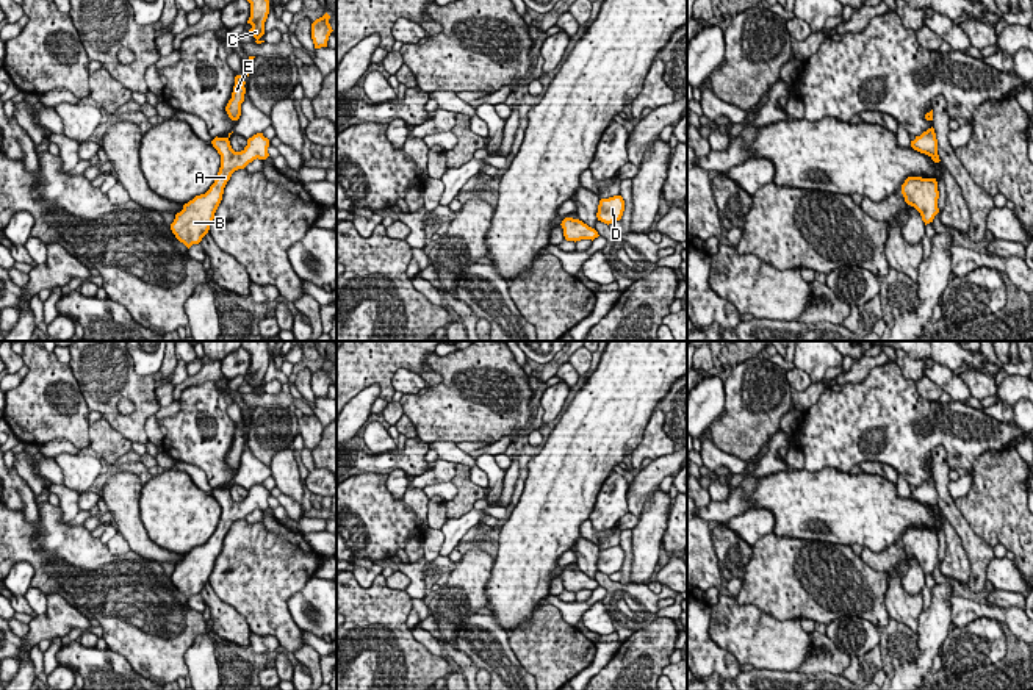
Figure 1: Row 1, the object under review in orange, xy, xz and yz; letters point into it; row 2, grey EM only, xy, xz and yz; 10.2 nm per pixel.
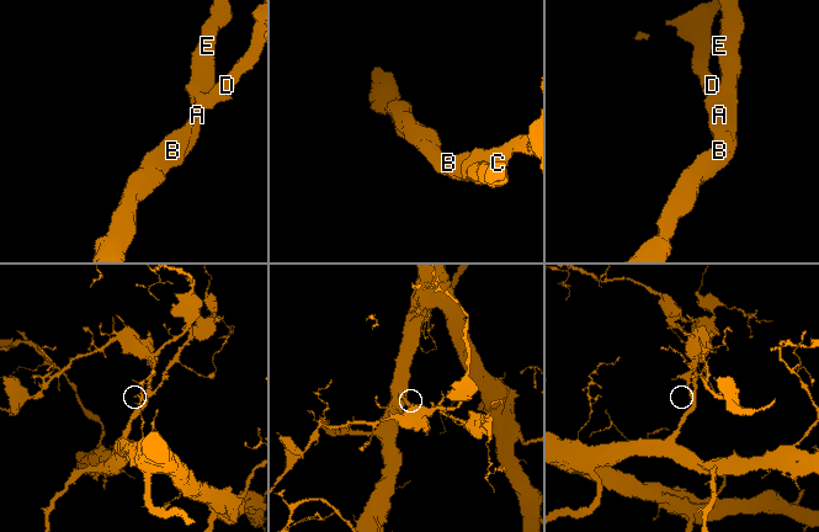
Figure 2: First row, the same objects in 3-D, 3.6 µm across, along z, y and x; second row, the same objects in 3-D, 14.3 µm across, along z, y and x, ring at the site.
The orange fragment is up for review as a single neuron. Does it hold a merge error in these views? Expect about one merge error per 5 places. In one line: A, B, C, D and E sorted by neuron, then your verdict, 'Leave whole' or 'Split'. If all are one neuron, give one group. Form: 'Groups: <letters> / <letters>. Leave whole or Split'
Groups: A B C D E. Leave whole

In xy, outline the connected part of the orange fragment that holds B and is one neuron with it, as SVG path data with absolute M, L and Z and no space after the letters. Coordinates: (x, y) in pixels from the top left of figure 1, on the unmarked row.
M232 483L227 488L214 488L213 498L221 505L221 518L214 534L205 544L196 546L193 551L183 555L183 560L175 565L171 580L175 588L188 599L193 595L199 595L208 584L214 570L214 563L222 551L224 538L232 524L238 519L244 519L254 510L266 510L269 507L269 490L263 483L257 483L247 490L247 496L241 502L235 502L230 496Z

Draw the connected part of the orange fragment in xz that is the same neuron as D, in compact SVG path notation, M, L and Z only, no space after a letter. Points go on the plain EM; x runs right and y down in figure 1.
M621 546L601 549L598 555L596 568L604 574L612 574L621 570L624 562L624 551Z

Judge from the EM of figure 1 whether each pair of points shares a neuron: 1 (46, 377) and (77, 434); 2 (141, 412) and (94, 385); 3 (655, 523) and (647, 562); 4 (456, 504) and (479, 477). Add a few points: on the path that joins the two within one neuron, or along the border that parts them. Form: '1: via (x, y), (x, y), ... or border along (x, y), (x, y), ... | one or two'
1: via (41, 391), (46, 404), (63, 420) | one
2: via (136, 398), (124, 385), (108, 385) | one
3: via (648, 532), (647, 553) | one
4: border along (468, 468), (468, 477), (484, 490) | two

